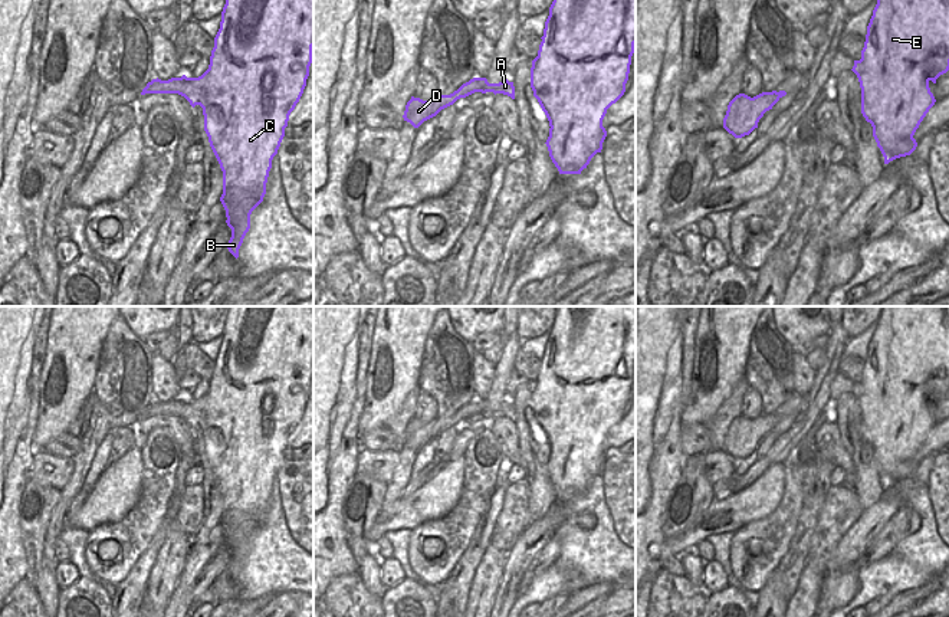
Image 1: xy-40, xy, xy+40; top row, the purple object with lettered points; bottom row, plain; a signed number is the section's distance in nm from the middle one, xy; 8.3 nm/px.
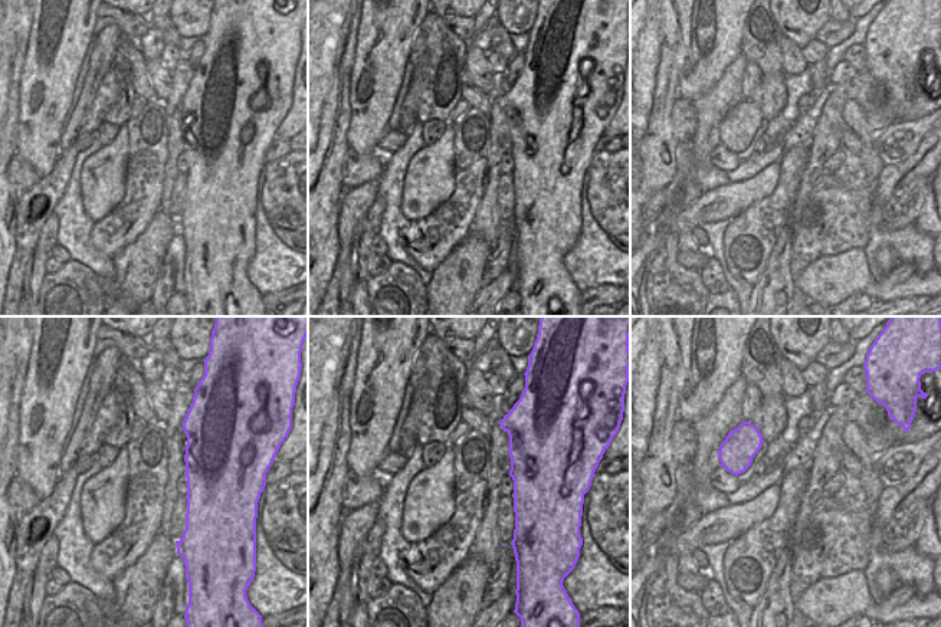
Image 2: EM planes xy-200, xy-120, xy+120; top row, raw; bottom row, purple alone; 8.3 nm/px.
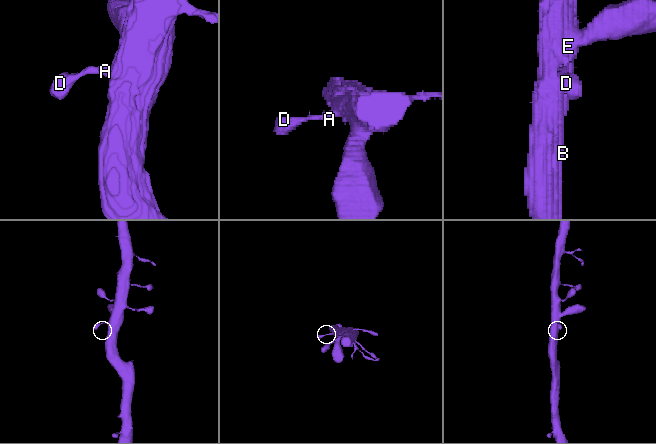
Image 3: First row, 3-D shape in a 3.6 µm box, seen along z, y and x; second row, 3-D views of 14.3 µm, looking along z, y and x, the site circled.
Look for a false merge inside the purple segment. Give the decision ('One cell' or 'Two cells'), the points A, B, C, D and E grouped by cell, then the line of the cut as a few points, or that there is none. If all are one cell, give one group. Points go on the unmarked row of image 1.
One cell. Groups: A B C D E. No split.

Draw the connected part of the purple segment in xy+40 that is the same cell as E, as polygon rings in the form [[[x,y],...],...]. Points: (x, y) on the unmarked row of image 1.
[[[883,306],[867,348],[861,381],[851,391],[861,410],[861,436],[873,449],[873,459],[884,486],[910,477],[917,465],[913,460],[920,444],[935,427],[929,404],[949,393],[949,306]]]

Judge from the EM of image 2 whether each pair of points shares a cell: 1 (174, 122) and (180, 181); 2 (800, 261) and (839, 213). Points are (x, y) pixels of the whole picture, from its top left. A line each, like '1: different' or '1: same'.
1: different
2: same

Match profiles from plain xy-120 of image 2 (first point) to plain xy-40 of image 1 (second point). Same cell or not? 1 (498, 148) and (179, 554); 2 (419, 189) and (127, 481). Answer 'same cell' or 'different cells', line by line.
1: same cell
2: same cell

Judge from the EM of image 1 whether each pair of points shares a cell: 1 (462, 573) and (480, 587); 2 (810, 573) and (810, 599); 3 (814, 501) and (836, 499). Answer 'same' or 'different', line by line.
1: different
2: same
3: different

